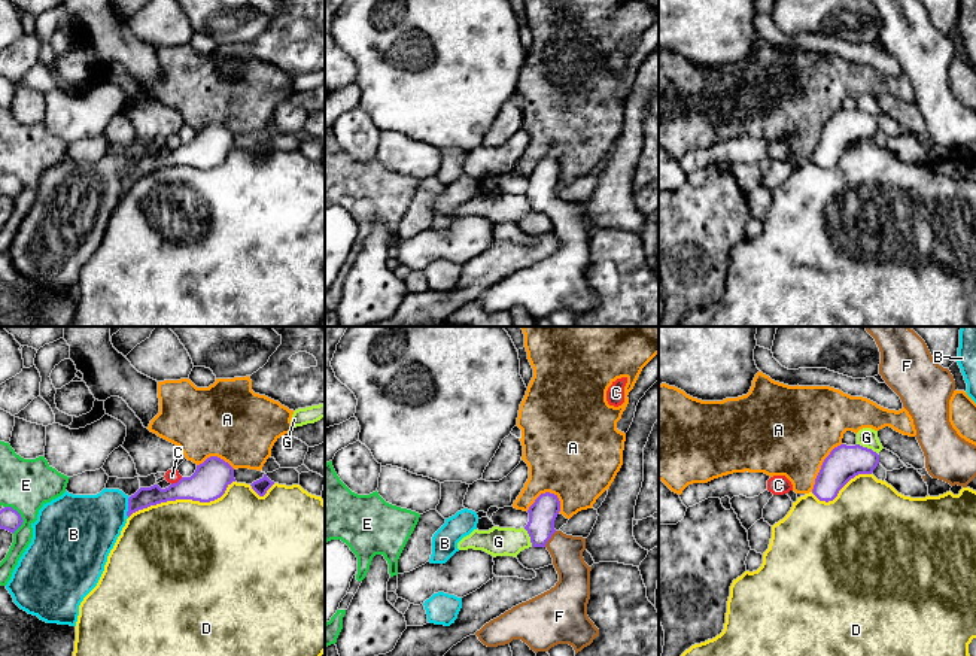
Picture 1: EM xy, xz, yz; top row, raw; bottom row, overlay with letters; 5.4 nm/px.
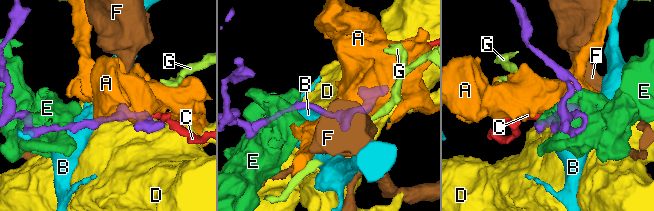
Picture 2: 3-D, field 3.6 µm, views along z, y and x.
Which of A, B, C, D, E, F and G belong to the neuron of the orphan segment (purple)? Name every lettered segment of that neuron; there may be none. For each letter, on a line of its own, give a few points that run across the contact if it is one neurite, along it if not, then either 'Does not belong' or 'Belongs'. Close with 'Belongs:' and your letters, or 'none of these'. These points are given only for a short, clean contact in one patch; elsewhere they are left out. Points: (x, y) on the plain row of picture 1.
A: Does not belong
B: Does not belong
C: Line: xy (182, 143), (172, 151). Does not belong
D: Does not belong
E: Does not belong
F: Line: xz (543, 179), (543, 196), (550, 203), (566, 219), (574, 240). Belongs
G: Line: yz (857, 109), (870, 114), (876, 120). Does not belong
Belongs: F

